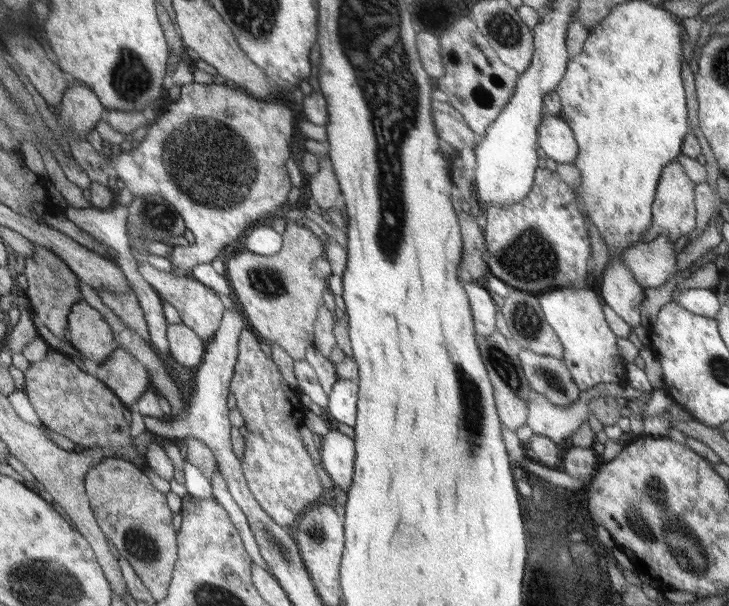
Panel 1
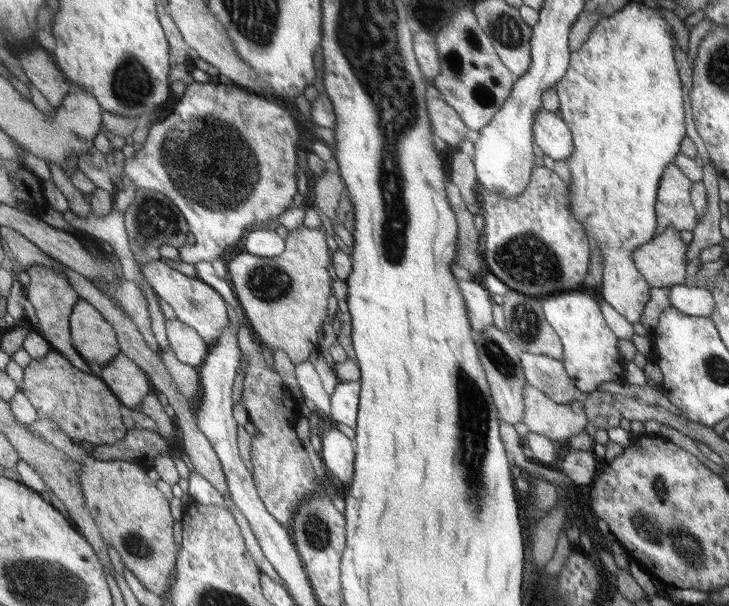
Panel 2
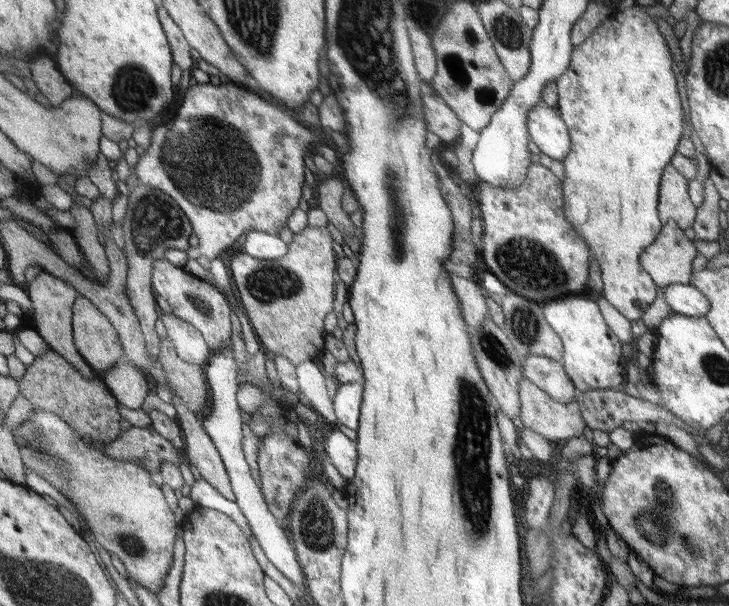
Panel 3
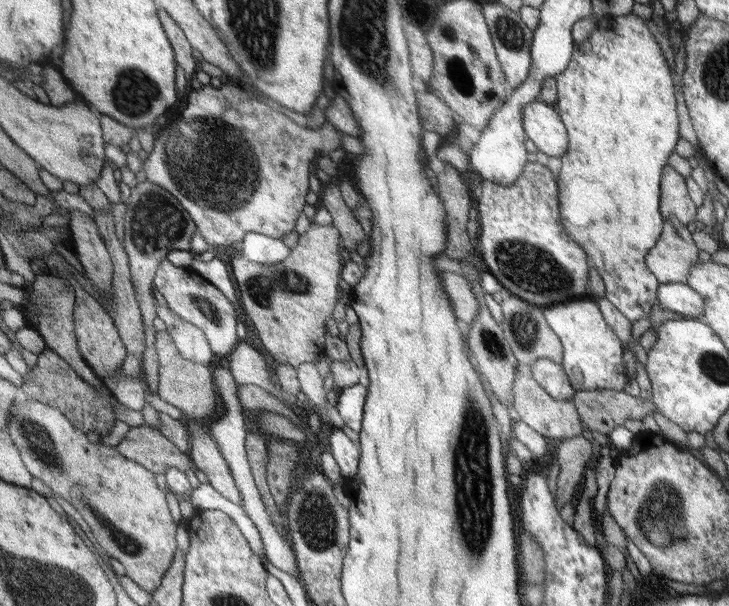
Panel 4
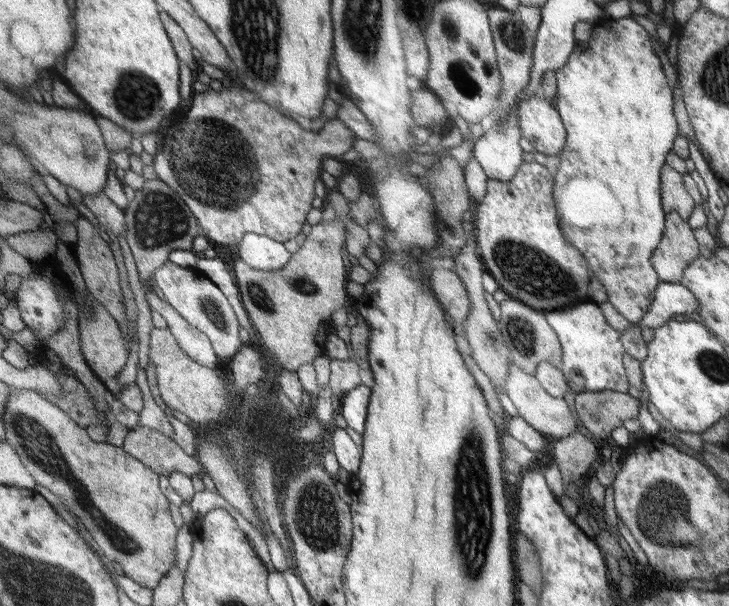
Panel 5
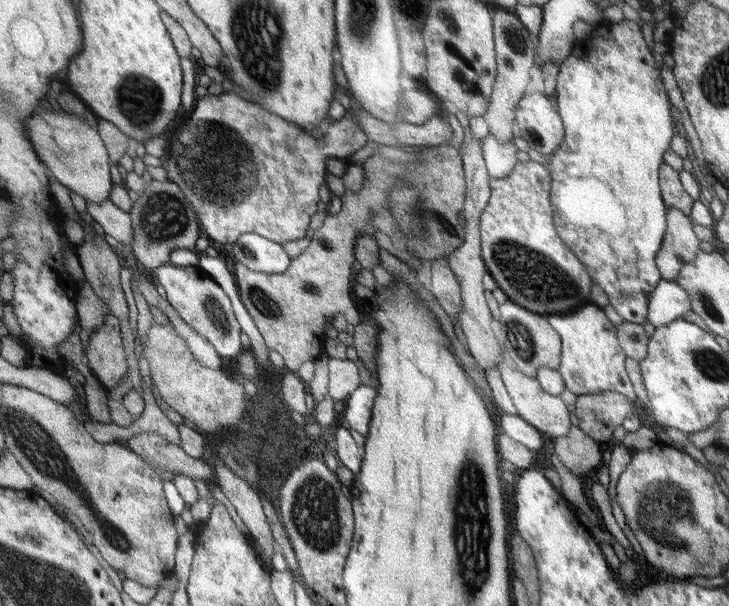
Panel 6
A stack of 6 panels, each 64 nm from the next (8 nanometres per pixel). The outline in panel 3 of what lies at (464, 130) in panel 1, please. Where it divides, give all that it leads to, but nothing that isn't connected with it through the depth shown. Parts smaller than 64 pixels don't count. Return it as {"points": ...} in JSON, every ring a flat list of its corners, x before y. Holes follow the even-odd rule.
{"points":[[421,95,423,115,426,116,427,131,439,137,441,142,453,142,459,133,459,120,439,96]]}

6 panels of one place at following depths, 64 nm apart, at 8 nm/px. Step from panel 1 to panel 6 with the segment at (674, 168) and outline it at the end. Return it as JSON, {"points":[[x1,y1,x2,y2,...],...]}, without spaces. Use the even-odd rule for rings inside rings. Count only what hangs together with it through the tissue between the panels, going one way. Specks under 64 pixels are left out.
{"points":[[665,163,659,165,658,186,667,209,677,207,684,215,689,216,693,199,683,191,678,171]]}

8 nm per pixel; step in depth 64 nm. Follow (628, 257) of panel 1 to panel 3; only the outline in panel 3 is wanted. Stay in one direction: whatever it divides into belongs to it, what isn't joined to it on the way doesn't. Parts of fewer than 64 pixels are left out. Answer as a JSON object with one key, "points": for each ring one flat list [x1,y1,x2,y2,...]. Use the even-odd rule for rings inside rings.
{"points":[[667,221,650,246,639,254,639,265,659,289,675,283,687,285,695,254,694,243,685,237,683,229,675,221]]}

